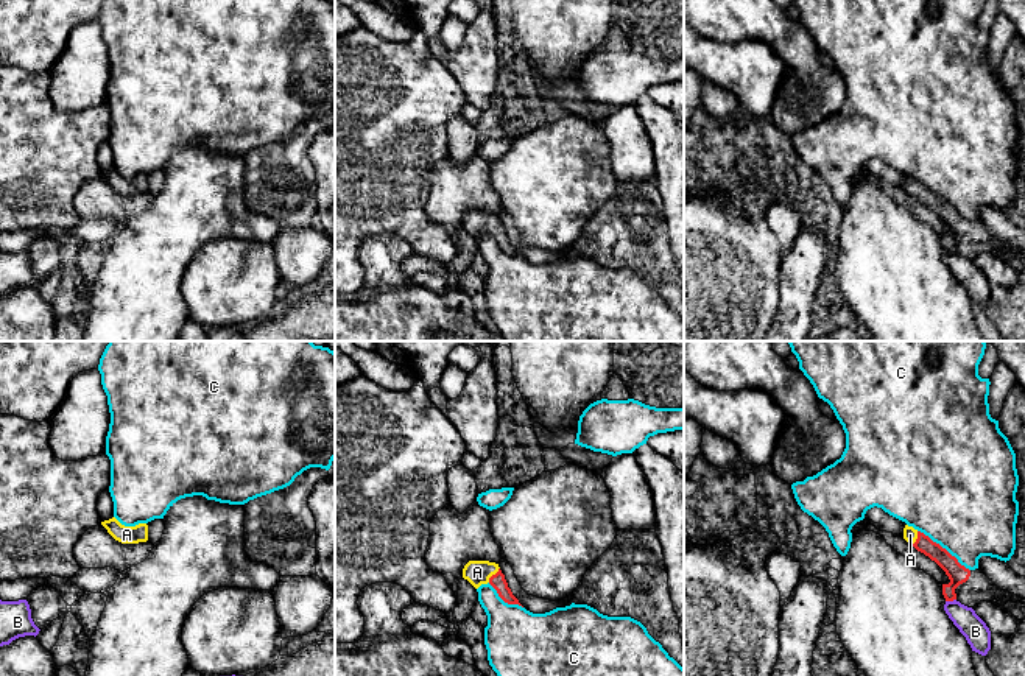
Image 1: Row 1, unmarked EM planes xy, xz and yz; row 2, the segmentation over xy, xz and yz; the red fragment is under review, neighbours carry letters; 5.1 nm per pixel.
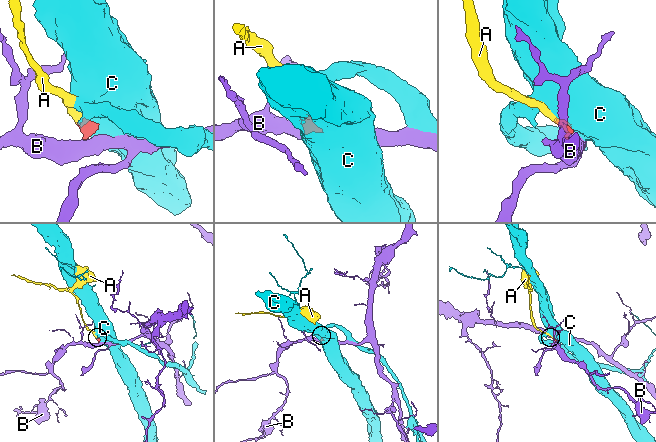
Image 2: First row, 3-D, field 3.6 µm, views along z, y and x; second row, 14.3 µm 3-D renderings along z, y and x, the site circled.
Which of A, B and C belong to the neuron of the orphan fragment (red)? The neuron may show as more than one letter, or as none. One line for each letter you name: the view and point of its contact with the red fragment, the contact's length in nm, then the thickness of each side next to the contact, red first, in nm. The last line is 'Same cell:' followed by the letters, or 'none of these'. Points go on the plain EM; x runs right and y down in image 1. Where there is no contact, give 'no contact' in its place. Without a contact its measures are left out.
A: meets red in xz at (493, 226); contact 100 nm long; 80 nm thick on the red side, 130 nm on the other
Same cell: A

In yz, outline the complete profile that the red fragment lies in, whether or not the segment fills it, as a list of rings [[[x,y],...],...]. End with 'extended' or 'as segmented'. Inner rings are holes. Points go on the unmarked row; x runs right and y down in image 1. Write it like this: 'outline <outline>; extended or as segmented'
outline [[[905,176],[903,190],[946,223],[950,231],[949,235],[942,235],[946,252],[956,251],[972,260],[980,252],[994,254],[997,237],[980,220],[966,220],[946,199],[913,178]]]; extended

